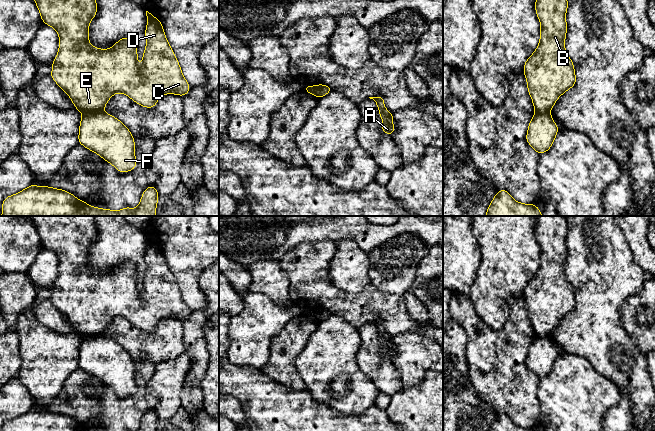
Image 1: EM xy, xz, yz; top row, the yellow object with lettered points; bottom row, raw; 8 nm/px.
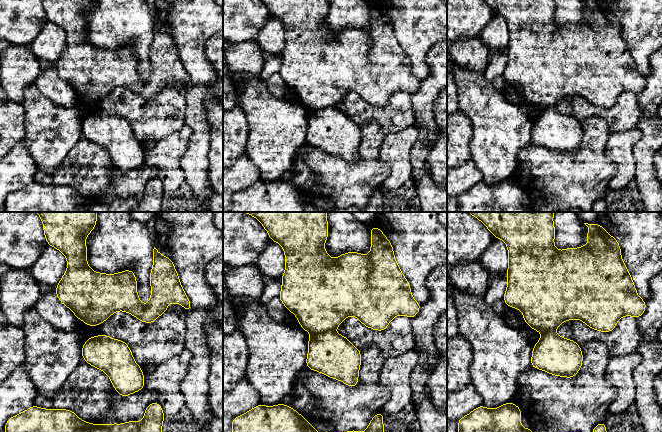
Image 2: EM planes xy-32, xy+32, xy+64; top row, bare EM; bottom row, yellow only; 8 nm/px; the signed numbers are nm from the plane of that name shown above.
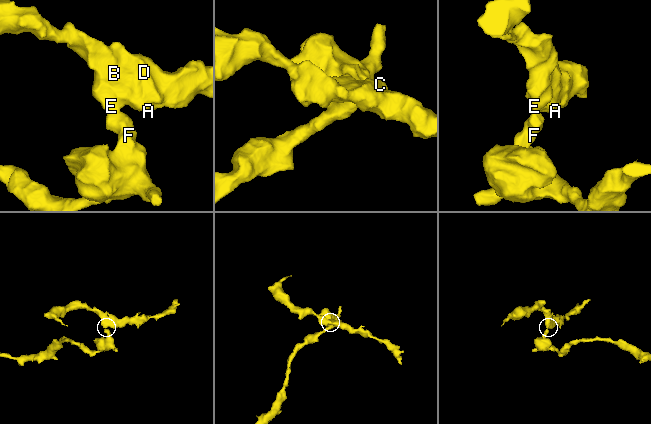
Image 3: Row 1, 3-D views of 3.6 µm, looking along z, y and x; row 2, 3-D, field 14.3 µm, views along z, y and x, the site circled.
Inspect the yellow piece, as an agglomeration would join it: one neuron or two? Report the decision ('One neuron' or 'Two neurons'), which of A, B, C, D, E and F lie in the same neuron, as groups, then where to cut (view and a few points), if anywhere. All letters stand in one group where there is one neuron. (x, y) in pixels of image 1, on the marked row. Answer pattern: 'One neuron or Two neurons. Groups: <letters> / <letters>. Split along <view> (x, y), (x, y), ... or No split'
Two neurons. Groups: A B C D E / F. Split along xy (100, 110), (82, 113)

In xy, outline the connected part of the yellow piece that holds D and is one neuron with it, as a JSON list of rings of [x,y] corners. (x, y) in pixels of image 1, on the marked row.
[[[35,0],[35,3],[43,23],[53,27],[59,35],[59,50],[52,63],[50,76],[67,93],[74,107],[82,114],[103,110],[108,100],[116,93],[124,93],[133,102],[146,108],[155,107],[162,95],[175,94],[183,97],[188,94],[191,87],[182,74],[179,62],[165,36],[162,23],[148,11],[146,11],[146,48],[140,67],[137,61],[137,45],[131,37],[119,39],[110,49],[99,49],[89,43],[89,24],[97,13],[96,0]]]

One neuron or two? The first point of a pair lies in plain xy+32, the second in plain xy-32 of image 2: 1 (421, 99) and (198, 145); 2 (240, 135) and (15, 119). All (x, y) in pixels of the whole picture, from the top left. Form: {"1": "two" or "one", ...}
{"1": "one", "2": "one"}

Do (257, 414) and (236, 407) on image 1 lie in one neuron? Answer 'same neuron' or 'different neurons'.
different neurons

